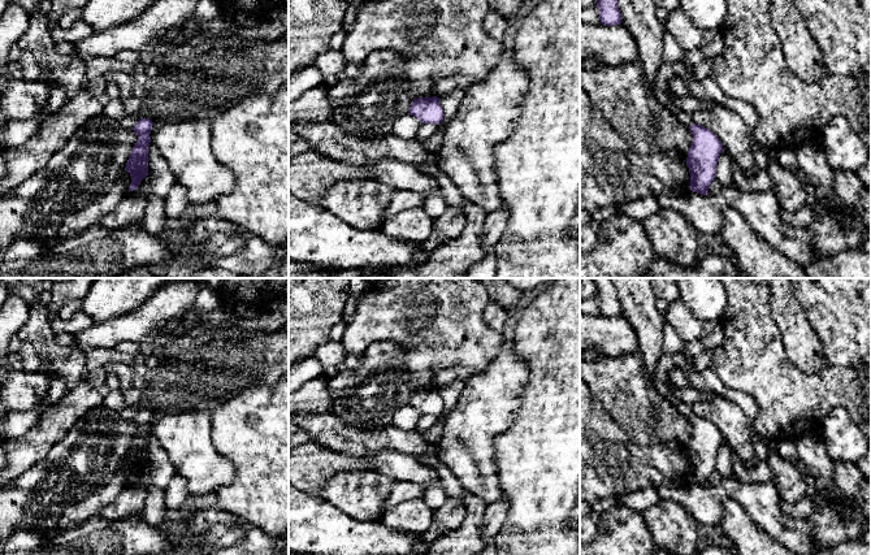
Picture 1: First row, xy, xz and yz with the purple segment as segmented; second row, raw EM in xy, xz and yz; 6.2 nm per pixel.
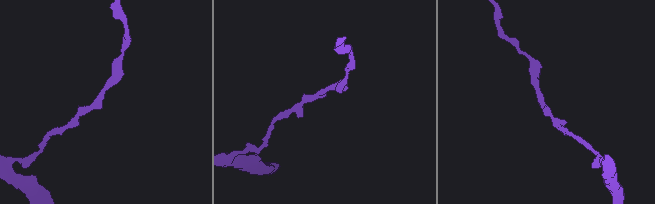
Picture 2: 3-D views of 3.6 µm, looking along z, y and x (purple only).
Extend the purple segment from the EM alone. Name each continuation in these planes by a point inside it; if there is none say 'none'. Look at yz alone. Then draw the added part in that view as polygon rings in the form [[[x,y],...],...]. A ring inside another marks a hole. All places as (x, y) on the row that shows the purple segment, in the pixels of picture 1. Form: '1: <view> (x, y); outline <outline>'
none

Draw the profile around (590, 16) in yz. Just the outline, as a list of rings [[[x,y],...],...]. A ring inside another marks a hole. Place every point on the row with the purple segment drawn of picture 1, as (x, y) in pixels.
[[[589,6],[580,10],[580,22],[588,23],[588,25],[598,25],[599,21],[599,9],[598,6]]]

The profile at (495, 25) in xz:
[[[490,10],[484,19],[486,34],[497,40],[502,40],[507,30],[507,19],[499,13]]]

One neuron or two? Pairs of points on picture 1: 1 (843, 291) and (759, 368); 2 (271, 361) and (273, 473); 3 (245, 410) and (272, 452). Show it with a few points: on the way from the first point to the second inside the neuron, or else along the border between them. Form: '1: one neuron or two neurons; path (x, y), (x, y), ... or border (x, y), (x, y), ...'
1: one neuron; path (843, 329), (843, 359), (820, 381), (797, 381)
2: two neurons; border (274, 385), (271, 387), (248, 386), (241, 391)
3: one neuron; path (254, 419), (272, 441)

